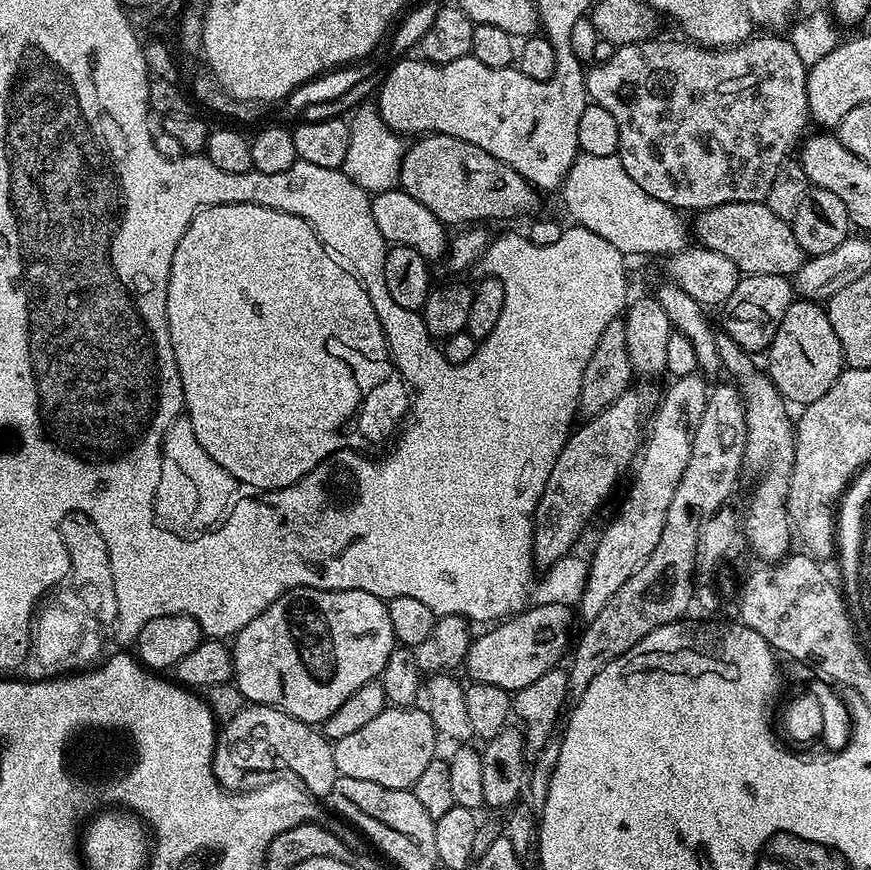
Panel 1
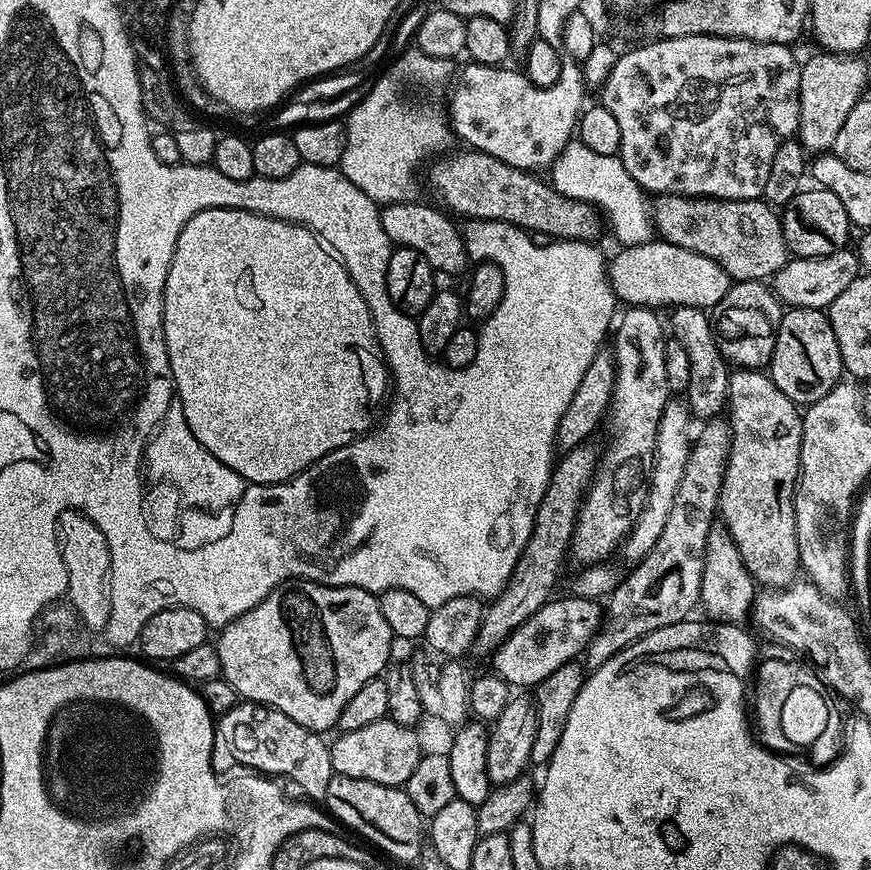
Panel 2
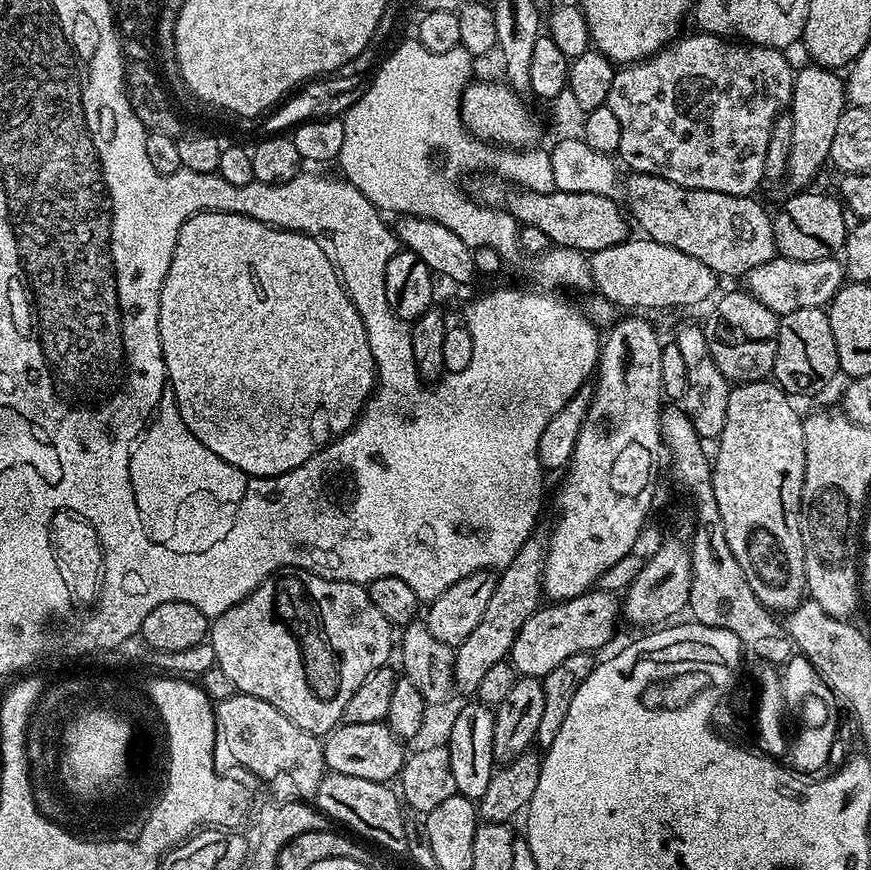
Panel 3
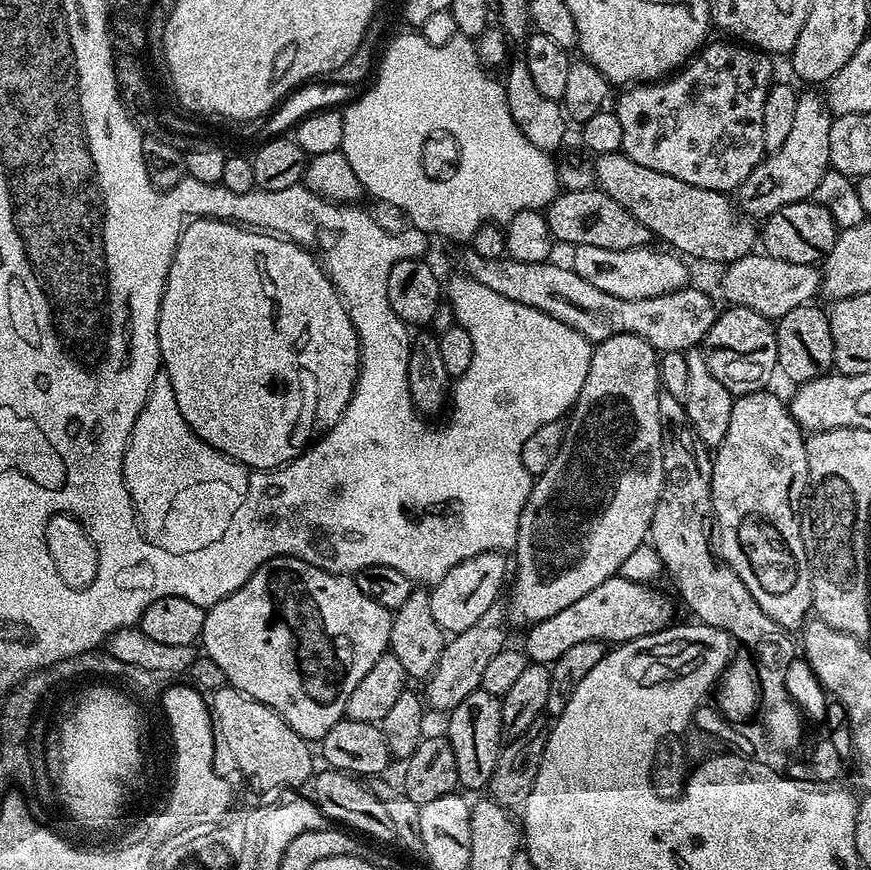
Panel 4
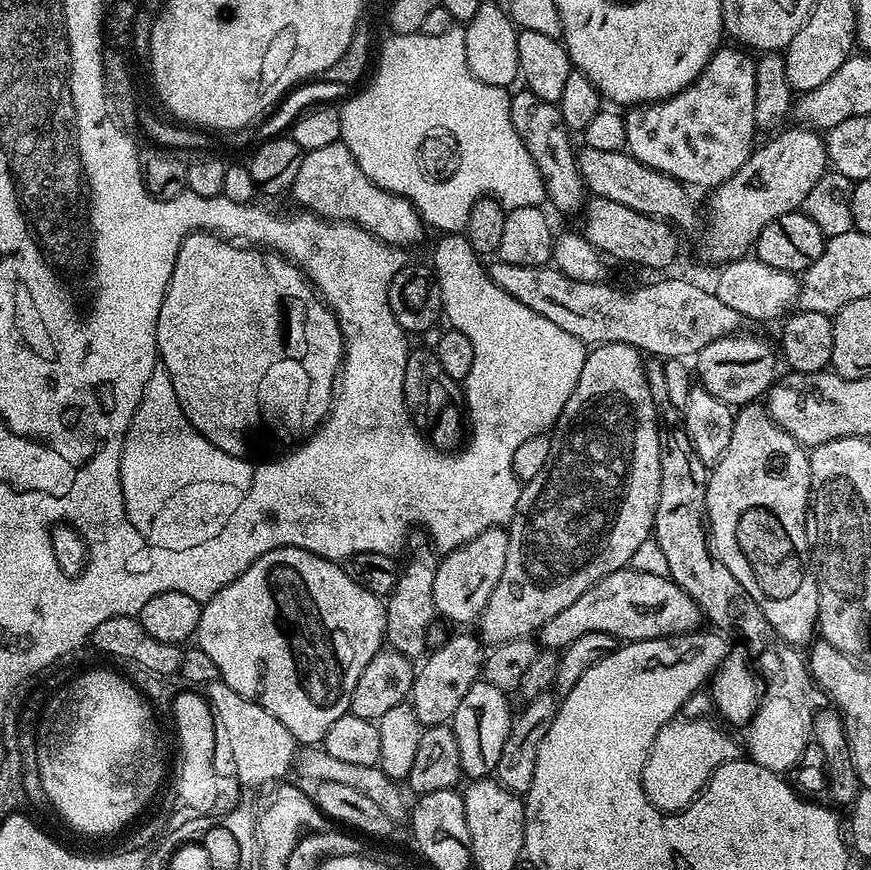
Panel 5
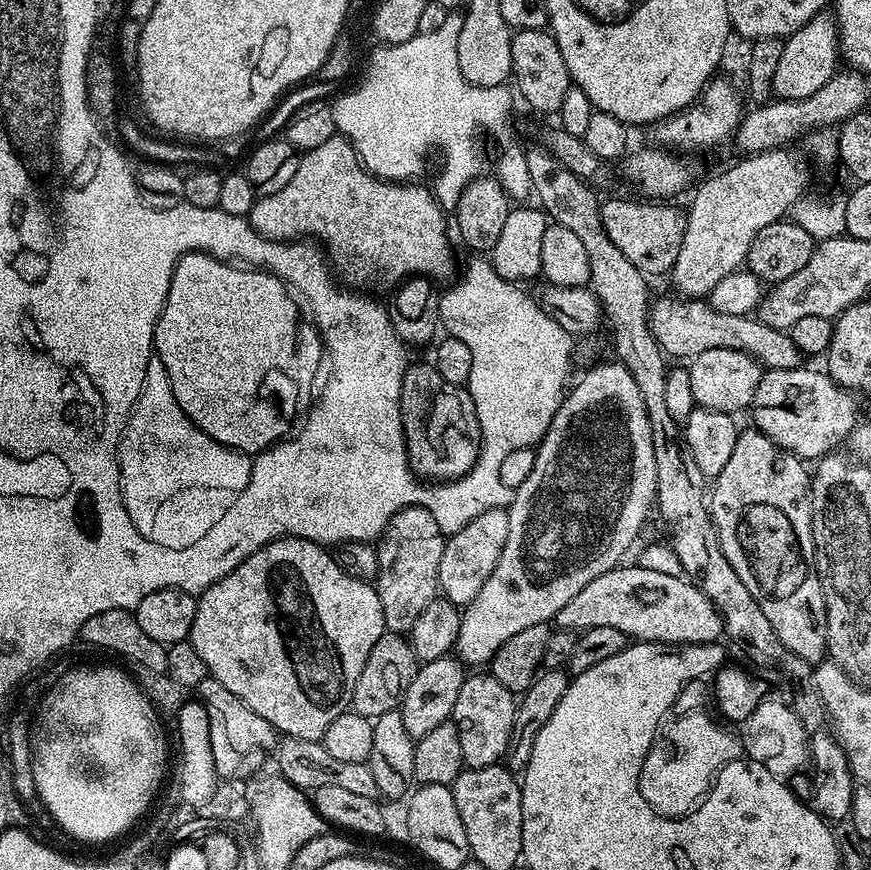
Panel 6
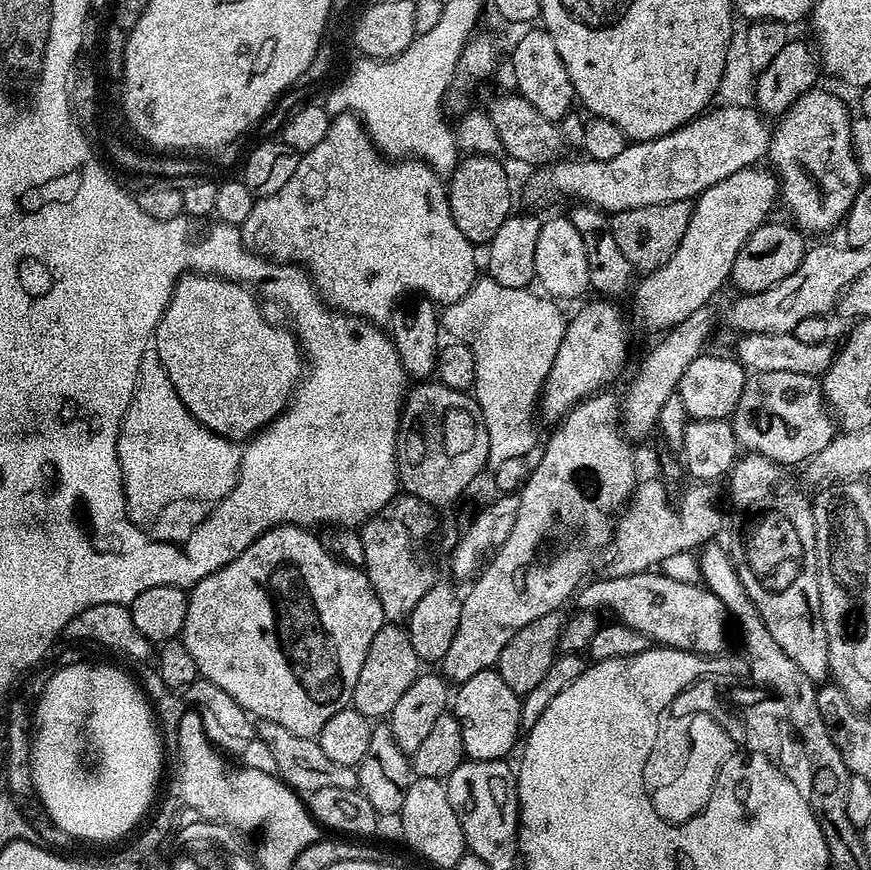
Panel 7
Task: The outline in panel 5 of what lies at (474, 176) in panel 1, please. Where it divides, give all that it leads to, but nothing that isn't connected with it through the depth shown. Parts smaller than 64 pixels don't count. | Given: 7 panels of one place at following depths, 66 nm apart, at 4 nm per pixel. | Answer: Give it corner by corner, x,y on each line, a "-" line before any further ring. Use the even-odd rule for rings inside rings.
592,196
582,209
584,229
582,235
605,257
625,260
628,264
641,264
644,268
668,268
676,260
680,244
676,241
677,229
665,220
650,218
622,206
622,202
610,202
610,198

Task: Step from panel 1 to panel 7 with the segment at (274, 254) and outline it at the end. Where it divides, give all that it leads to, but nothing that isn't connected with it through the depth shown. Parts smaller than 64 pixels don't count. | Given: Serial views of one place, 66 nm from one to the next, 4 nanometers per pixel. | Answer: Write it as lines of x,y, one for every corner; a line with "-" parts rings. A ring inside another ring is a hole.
185,274
176,283
172,300
164,317
156,324
154,333
158,358
186,410
214,434
237,442
251,440
257,432
279,418
302,379
299,340
287,327
271,324
260,313
259,302
251,287
237,284
235,280
224,280
215,274

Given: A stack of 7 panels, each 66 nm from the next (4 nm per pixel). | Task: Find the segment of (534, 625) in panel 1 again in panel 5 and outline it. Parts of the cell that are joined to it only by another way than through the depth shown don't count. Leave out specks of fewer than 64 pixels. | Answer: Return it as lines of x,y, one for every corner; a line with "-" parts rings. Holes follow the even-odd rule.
631,566
619,568
616,572
606,574
582,598
577,598
566,606
566,610
561,610
559,614
554,614
550,622
546,622
539,630
538,640
545,649
562,650
574,638
582,638
582,634
591,632
601,632
616,637
620,642
631,642
634,640
661,640
667,636
678,636
682,632
695,632
701,627
702,613
699,606
668,576
658,574
646,574
645,572
635,572

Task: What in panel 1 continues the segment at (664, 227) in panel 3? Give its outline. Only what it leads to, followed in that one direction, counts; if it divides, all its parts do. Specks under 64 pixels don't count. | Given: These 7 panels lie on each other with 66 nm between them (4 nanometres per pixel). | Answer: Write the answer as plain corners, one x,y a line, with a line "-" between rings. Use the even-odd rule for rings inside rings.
730,202
697,211
695,216
696,221
690,224
695,239
697,236
700,239
697,241
703,247
730,258
741,274
774,274
792,278
805,262
806,253
802,246
798,246
798,238
794,238
791,223
778,218
778,214
774,214
767,203

